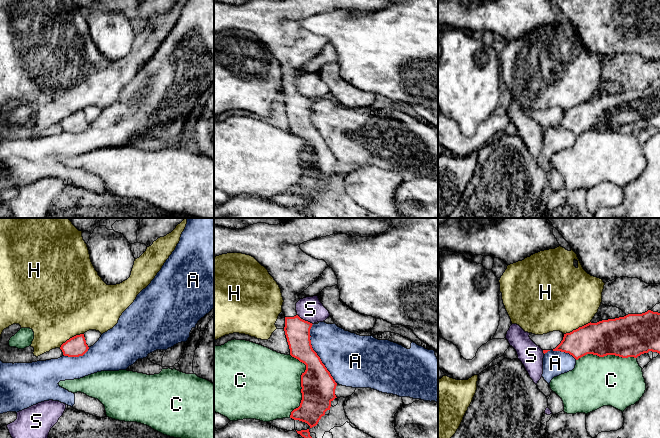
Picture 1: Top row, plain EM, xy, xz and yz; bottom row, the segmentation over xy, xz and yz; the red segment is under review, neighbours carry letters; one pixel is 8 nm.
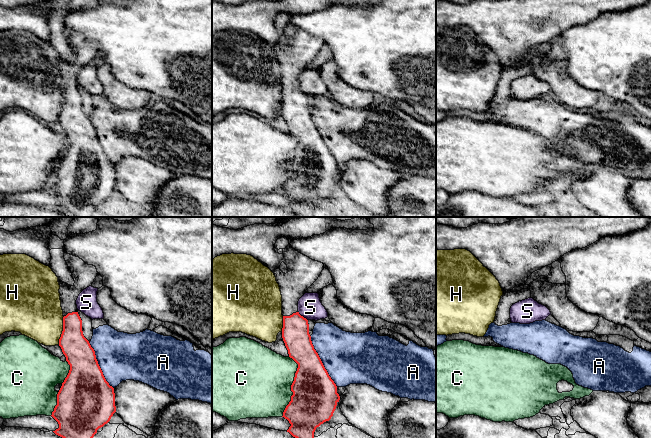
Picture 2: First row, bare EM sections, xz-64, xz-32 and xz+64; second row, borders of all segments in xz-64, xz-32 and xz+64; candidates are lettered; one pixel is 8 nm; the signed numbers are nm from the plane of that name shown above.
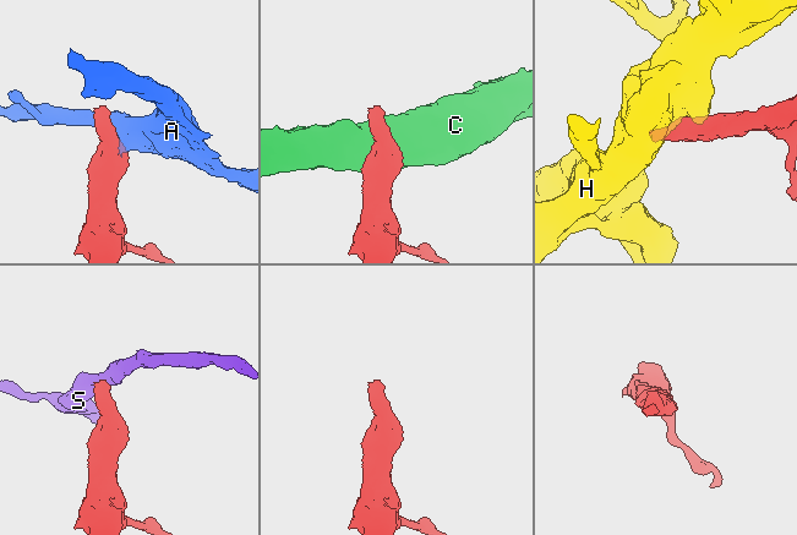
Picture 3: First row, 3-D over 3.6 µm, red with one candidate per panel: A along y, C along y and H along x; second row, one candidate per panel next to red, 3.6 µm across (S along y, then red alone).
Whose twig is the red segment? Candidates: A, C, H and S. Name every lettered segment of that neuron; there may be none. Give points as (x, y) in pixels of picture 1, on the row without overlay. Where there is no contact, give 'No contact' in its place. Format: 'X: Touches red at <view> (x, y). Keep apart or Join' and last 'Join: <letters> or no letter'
A: Touches red at xz (316, 130). Keep apart
C: Touches red at xz (301, 160). Keep apart
H: Touches red at yz (578, 104). Keep apart
S: Touches red at xz (304, 96). Keep apart
Join: no letter

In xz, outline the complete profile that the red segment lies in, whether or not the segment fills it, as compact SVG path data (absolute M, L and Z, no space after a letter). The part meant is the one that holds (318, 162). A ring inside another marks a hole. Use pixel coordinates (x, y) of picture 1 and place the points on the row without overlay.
M253 0L243 5L229 5L214 1L214 33L227 29L242 29L254 33L274 54L283 73L282 87L285 91L285 111L290 131L306 141L301 151L302 176L300 182L291 188L290 194L307 199L310 204L316 202L331 178L337 174L337 159L313 126L310 116L312 99L301 95L296 88L299 71L312 61L328 43L324 36L315 35L300 25L304 18L330 12L347 10L352 13L371 13L388 6L393 0Z

